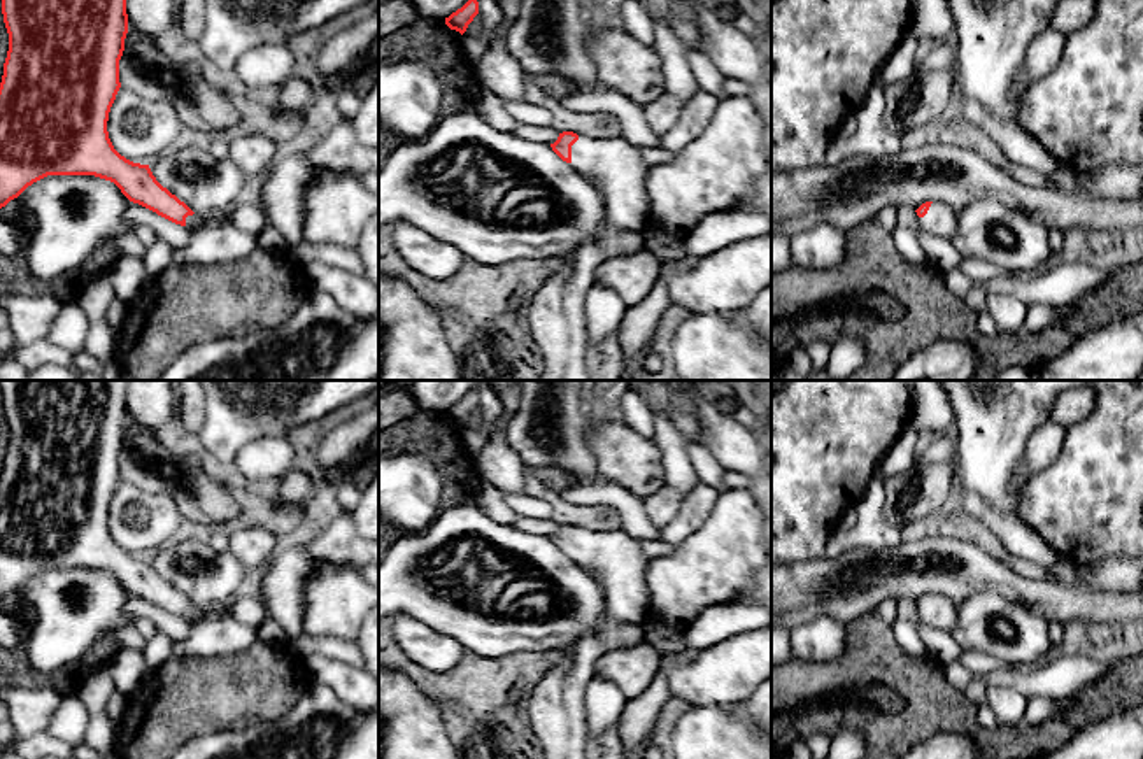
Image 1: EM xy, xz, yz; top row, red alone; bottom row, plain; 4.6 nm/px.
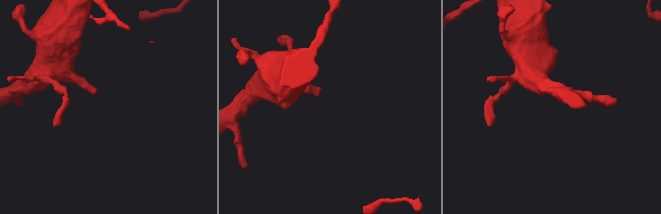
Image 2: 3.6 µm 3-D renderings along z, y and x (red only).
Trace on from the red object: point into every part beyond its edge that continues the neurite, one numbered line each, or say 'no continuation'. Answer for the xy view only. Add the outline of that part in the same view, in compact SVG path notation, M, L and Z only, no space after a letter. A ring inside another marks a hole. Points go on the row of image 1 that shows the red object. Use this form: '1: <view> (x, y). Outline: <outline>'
1: xy (195, 221). Outline: M223 210L217 214L193 214L186 217L186 230L196 231L203 226L210 226L214 223L231 223L231 210Z

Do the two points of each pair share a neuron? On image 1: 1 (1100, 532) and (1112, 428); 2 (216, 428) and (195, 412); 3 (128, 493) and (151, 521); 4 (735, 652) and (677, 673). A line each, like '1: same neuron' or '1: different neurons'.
1: same neuron
2: different neurons
3: same neuron
4: same neuron

